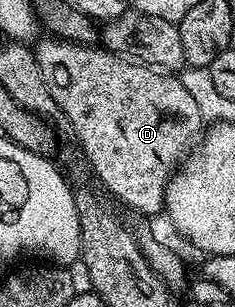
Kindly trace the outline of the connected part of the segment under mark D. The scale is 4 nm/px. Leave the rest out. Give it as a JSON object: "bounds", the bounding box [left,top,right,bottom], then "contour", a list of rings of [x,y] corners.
{"bounds":[36,35,204,214],"contour":[[[53,35],[43,36],[37,42],[36,56],[40,72],[44,75],[44,83],[48,83],[50,97],[56,99],[59,114],[63,118],[66,116],[70,120],[70,125],[74,128],[74,133],[78,136],[78,141],[82,144],[82,149],[86,152],[87,159],[90,160],[91,171],[128,208],[135,209],[138,213],[161,214],[166,204],[166,188],[168,187],[170,178],[174,176],[182,162],[189,157],[191,149],[194,148],[196,142],[204,132],[204,118],[200,107],[196,107],[196,99],[192,99],[192,94],[184,87],[182,80],[177,76],[171,75],[169,72],[159,71],[149,65],[143,65],[142,62],[135,61],[129,56],[121,53],[112,53],[105,47],[99,47],[98,45],[77,45],[74,41],[63,41],[62,38]]]}

